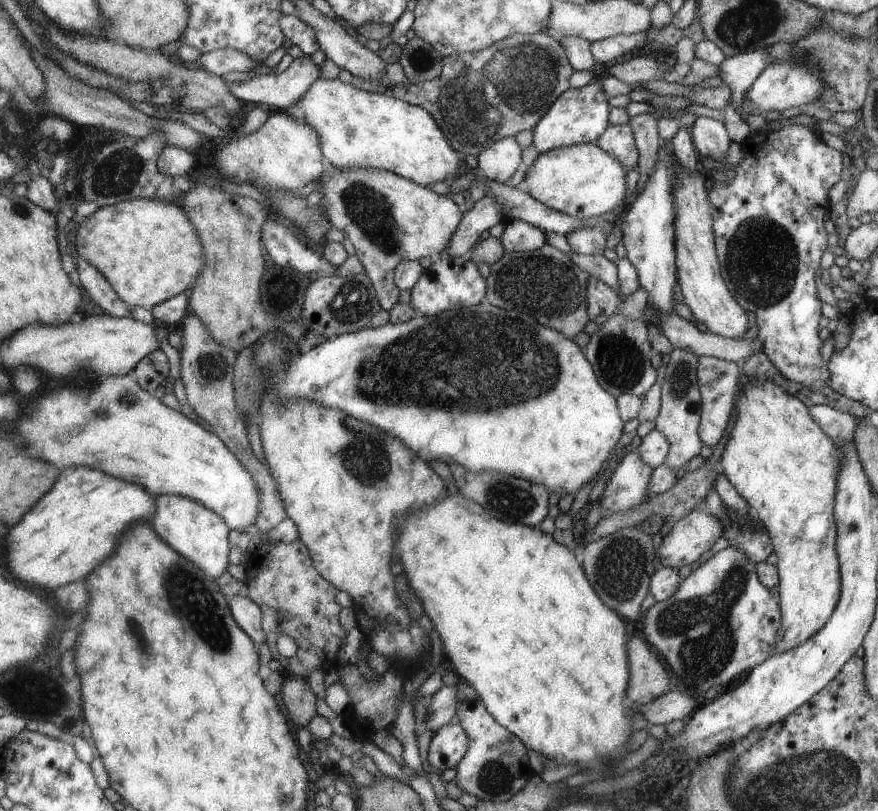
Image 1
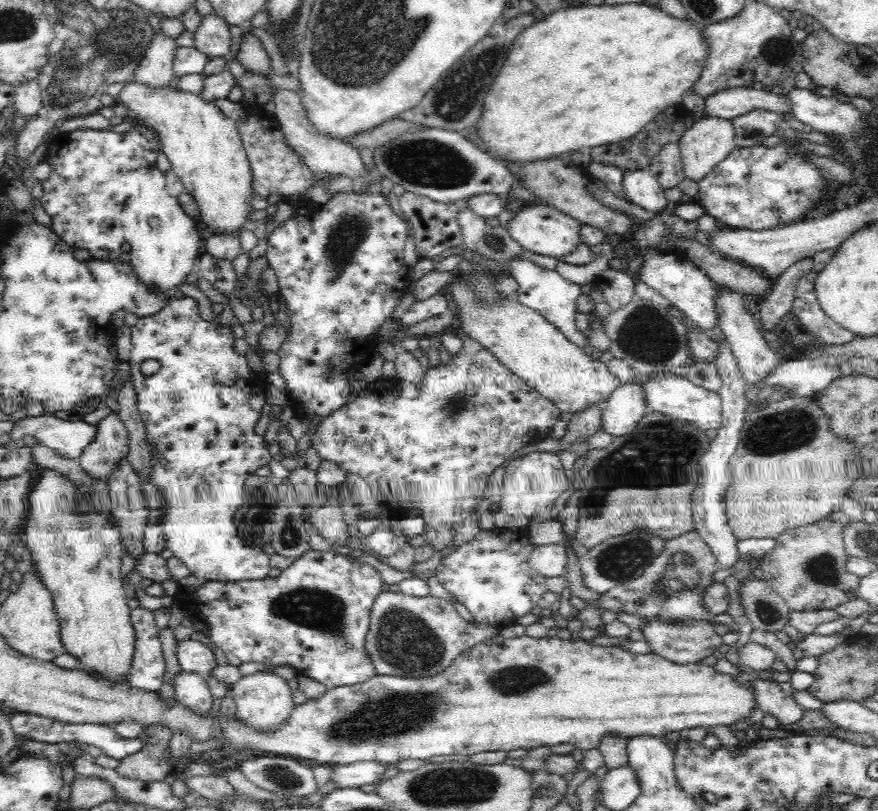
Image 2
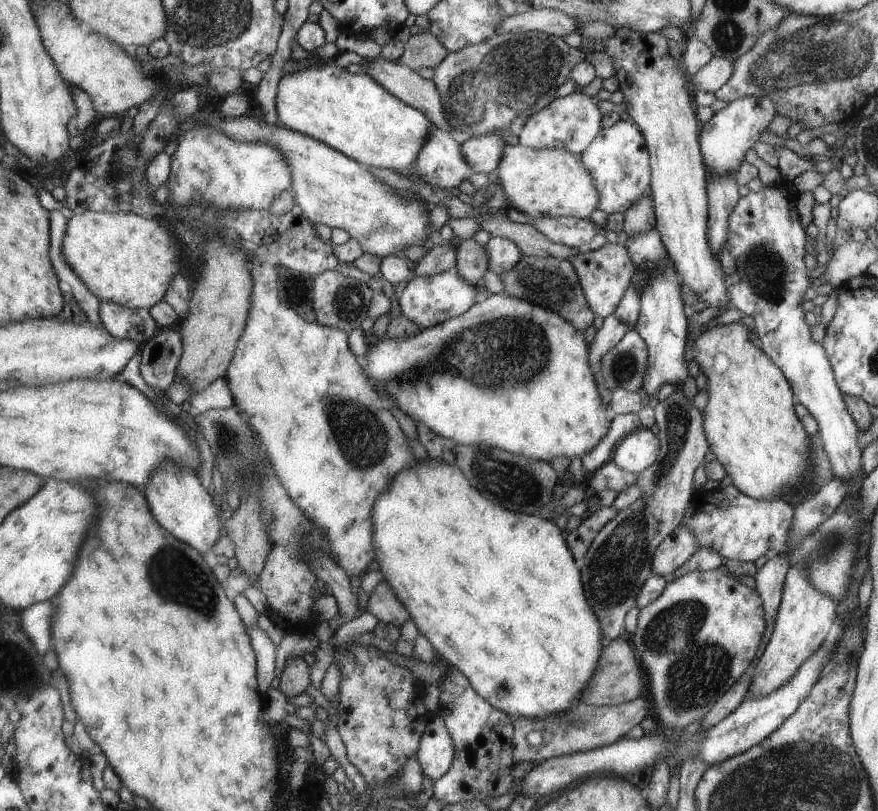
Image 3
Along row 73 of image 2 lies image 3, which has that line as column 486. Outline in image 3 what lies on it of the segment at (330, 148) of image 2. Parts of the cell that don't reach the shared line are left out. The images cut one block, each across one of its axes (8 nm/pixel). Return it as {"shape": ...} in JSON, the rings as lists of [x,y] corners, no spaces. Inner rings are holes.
{"shape":[[[492,237],[483,248],[487,254],[487,268],[498,276],[511,270],[522,255],[515,242],[507,238]]]}

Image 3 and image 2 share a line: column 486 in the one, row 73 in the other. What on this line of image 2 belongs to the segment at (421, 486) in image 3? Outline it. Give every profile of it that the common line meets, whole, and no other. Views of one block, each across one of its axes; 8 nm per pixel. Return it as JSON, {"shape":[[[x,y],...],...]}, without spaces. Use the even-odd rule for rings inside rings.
{"shape":[[[616,4],[616,6],[578,6],[578,8],[564,8],[554,14],[547,15],[546,20],[536,21],[534,26],[526,28],[514,42],[508,62],[500,70],[496,82],[492,84],[488,96],[484,98],[484,112],[480,120],[475,124],[480,135],[481,143],[485,146],[485,152],[496,156],[496,160],[513,163],[534,163],[535,161],[552,159],[553,156],[569,154],[575,150],[586,150],[590,146],[600,144],[615,144],[627,138],[634,137],[636,132],[644,128],[659,112],[666,110],[673,104],[680,104],[683,95],[693,88],[693,84],[699,79],[703,71],[708,54],[708,44],[703,38],[704,30],[700,30],[689,18],[686,20],[674,18],[662,12],[657,5],[640,4]]]}

